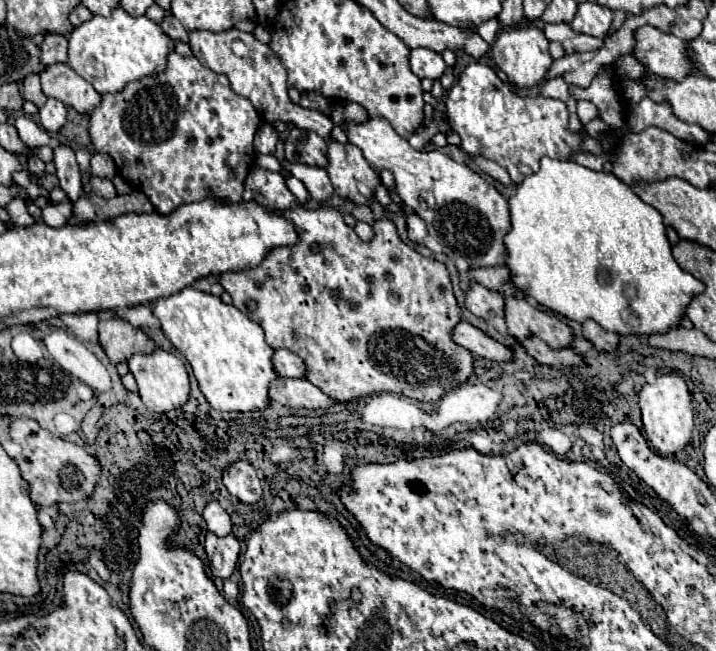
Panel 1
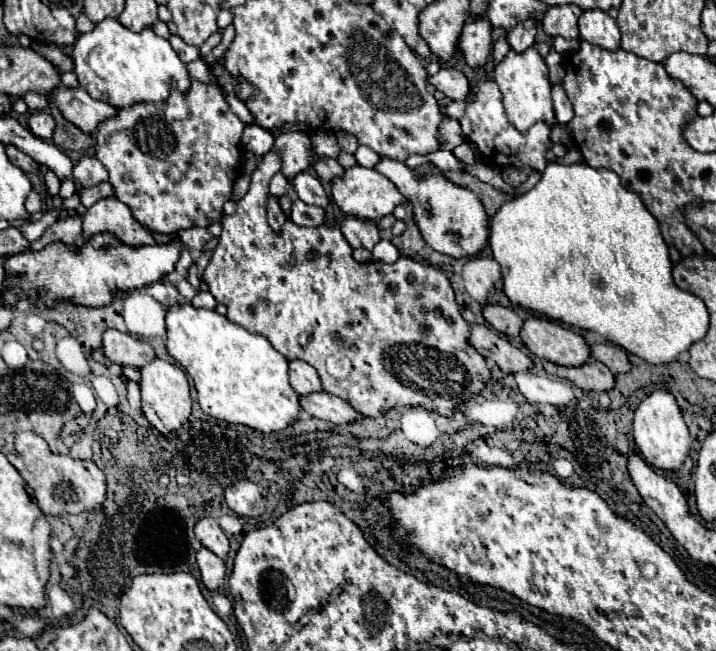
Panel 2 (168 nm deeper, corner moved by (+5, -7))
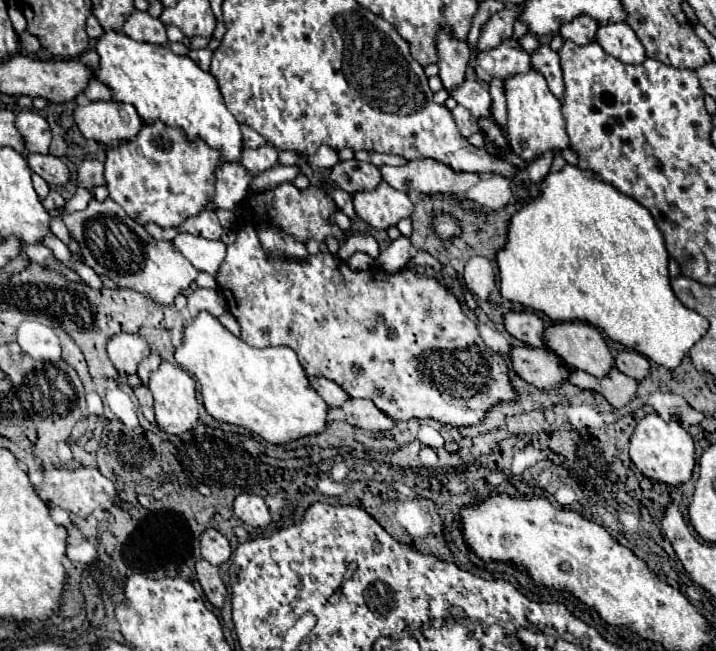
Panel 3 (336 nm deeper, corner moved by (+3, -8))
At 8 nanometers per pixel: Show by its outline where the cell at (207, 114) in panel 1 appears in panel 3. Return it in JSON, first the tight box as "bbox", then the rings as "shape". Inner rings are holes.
{"bbox":[105,122,221,228],"shape":[[[163,122],[145,124],[139,136],[133,142],[121,144],[117,150],[107,152],[105,160],[105,180],[109,188],[109,196],[119,202],[125,212],[139,224],[155,222],[163,228],[177,228],[189,216],[205,210],[209,196],[213,196],[213,168],[221,166],[221,154],[213,152],[207,144],[189,142],[179,128],[169,128]]]}

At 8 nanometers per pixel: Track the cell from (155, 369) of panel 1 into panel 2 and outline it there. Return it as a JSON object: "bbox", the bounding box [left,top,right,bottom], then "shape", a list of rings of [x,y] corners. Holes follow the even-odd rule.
{"bbox":[141,359,191,433],"shape":[[[153,359],[147,367],[141,367],[141,411],[147,421],[161,433],[169,433],[179,429],[191,415],[191,395],[185,371],[169,361]]]}

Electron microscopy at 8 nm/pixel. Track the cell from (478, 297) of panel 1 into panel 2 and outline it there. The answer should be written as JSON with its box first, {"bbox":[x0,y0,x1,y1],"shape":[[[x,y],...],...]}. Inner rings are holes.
{"bbox":[483,303,523,337],"shape":[[[497,303],[485,305],[483,317],[495,331],[499,331],[507,337],[517,337],[521,331],[521,325],[523,325],[523,319],[511,307],[503,307]]]}

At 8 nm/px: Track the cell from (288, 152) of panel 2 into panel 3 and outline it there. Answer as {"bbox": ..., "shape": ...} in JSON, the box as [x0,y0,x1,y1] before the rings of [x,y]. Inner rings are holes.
{"bbox":[241,144,277,174],"shape":[[[265,144],[265,146],[255,148],[255,150],[245,148],[243,156],[241,156],[241,164],[253,174],[265,172],[265,170],[277,166],[277,150],[271,144]]]}

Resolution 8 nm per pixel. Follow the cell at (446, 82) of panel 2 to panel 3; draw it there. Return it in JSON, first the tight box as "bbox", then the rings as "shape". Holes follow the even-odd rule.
{"bbox":[451,80,493,118],"shape":[[[465,80],[457,90],[451,92],[451,96],[457,100],[457,104],[471,110],[475,118],[487,118],[491,114],[493,100],[489,96],[489,90],[477,80]]]}

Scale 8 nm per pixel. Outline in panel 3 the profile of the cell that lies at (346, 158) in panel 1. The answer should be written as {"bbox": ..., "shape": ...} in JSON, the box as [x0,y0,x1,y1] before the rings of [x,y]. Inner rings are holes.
{"bbox":[353,180,413,230],"shape":[[[384,180],[373,192],[353,194],[353,204],[357,216],[375,230],[397,226],[399,220],[409,218],[413,212],[413,202],[409,196],[391,188]]]}

